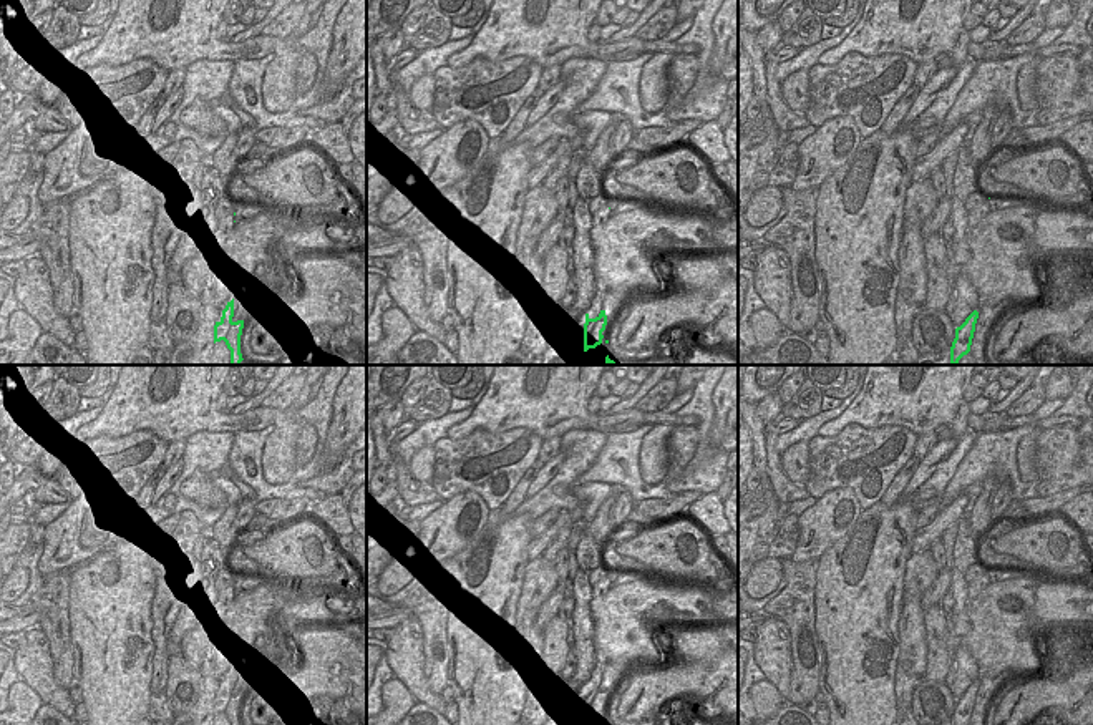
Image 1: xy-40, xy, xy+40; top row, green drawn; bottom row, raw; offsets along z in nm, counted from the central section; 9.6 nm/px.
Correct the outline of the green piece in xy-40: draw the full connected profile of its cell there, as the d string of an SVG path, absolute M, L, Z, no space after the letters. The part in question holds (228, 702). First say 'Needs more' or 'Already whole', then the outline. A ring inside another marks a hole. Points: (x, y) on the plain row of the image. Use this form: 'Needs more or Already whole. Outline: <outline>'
Already whole. Outline: M234 670L227 674L222 682L222 689L214 697L214 715L224 712L231 725L240 725L240 707L244 692L232 692L234 689Z

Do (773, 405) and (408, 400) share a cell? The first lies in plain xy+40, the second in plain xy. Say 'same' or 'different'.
different

